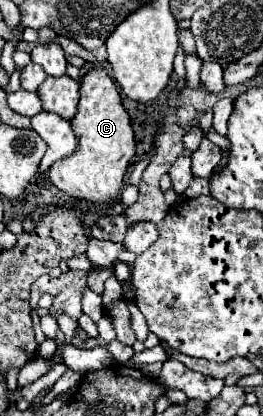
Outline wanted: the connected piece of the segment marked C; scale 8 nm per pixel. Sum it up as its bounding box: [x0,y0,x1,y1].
[49,69,135,203]

